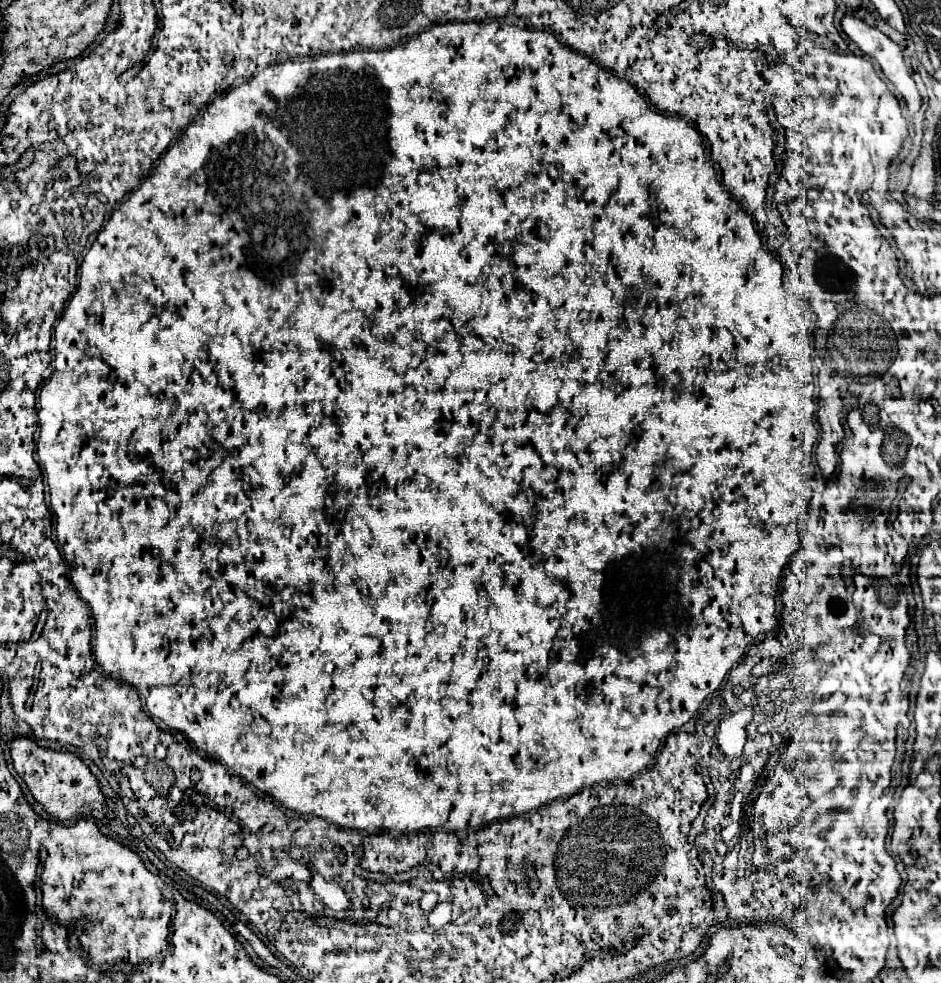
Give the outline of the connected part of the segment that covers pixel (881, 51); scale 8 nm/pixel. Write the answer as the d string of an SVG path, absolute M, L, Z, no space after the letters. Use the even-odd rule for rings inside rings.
M845 15L841 25L843 25L843 31L849 35L849 39L855 41L863 53L873 57L881 65L881 71L885 73L885 77L895 85L895 89L903 97L909 113L911 115L917 113L921 107L921 95L917 91L915 81L911 79L909 69L903 63L899 45L893 43L879 29L867 25L865 21L861 21L857 17Z

